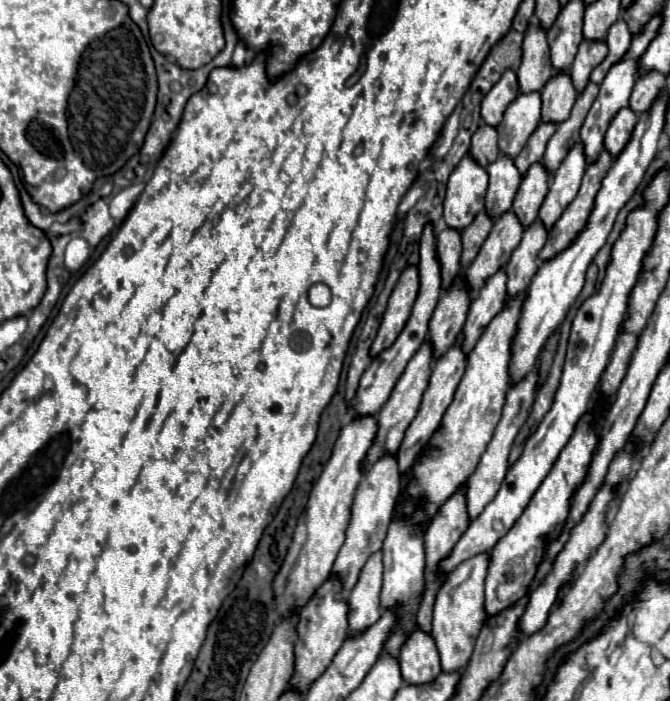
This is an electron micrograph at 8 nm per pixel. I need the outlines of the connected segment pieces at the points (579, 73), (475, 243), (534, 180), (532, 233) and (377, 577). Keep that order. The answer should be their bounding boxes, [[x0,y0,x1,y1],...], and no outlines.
[[570,40,608,92],[460,212,492,270],[512,162,548,228],[506,222,546,296],[350,552,382,634]]

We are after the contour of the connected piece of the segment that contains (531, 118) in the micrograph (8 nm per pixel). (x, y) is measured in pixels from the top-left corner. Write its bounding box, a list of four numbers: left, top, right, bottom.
[496,94,540,160]

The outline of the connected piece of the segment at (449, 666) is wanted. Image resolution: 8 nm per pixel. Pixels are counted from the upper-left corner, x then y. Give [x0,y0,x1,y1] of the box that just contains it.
[432,554,488,672]

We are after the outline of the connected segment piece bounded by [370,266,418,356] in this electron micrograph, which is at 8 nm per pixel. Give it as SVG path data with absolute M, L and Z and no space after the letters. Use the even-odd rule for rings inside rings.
M408 266L402 272L396 288L388 298L388 306L386 306L378 336L372 342L370 356L378 356L378 352L394 344L394 340L398 338L398 334L402 332L402 328L410 318L416 296L418 296L418 270L416 266Z

